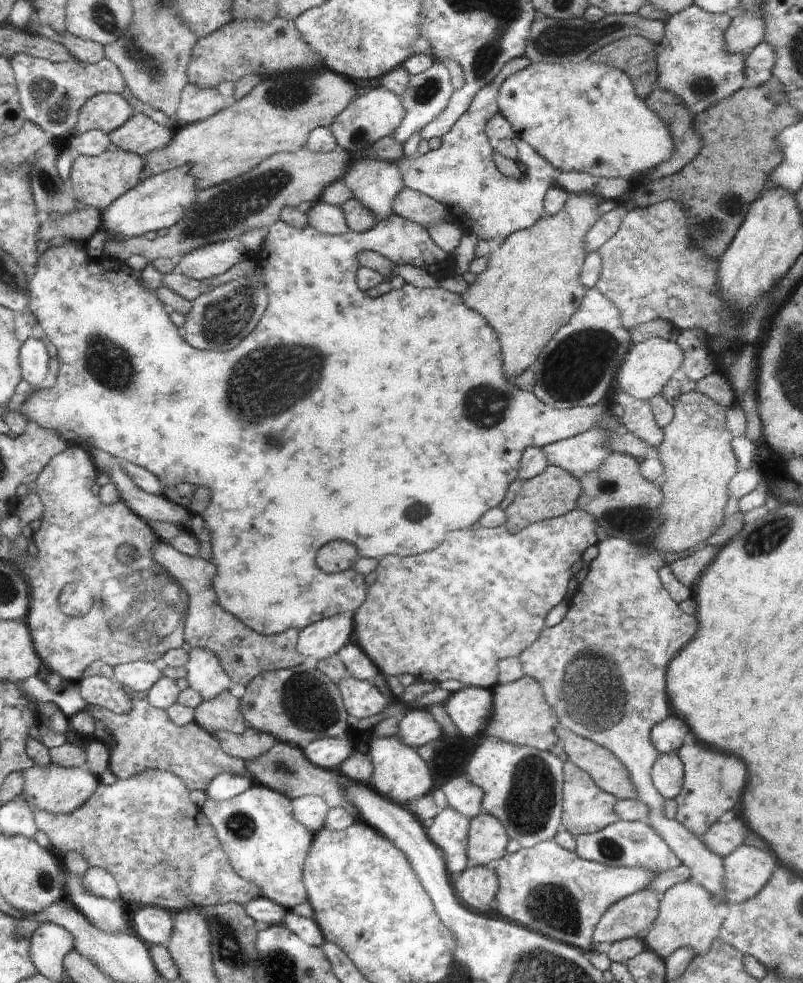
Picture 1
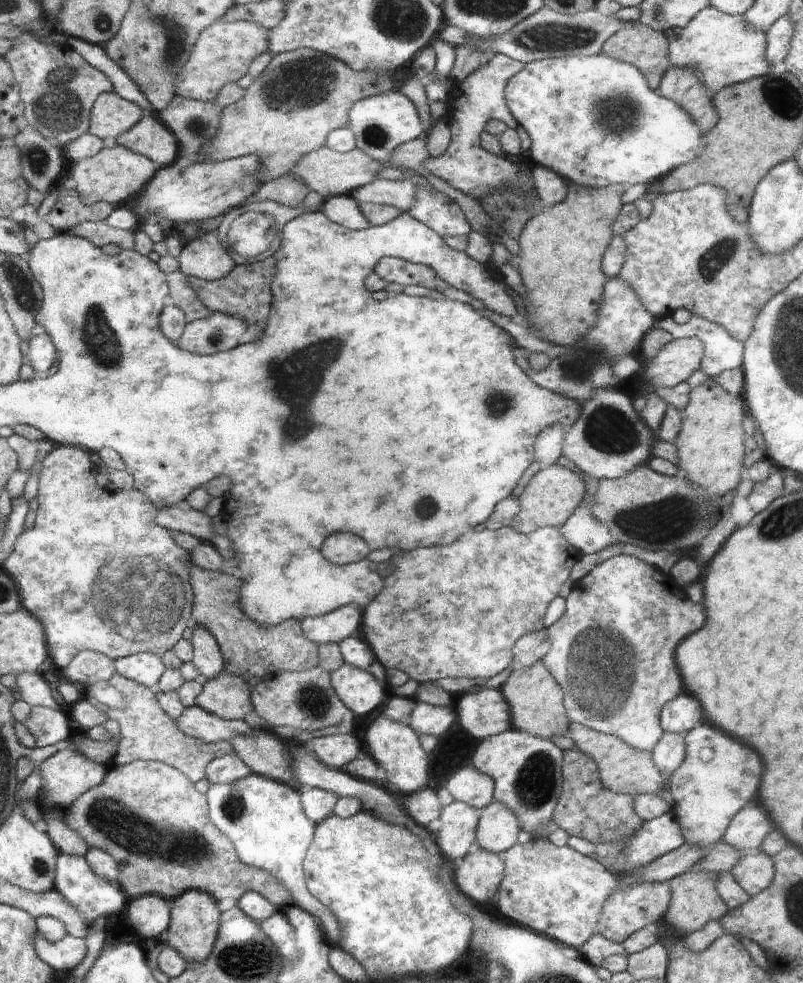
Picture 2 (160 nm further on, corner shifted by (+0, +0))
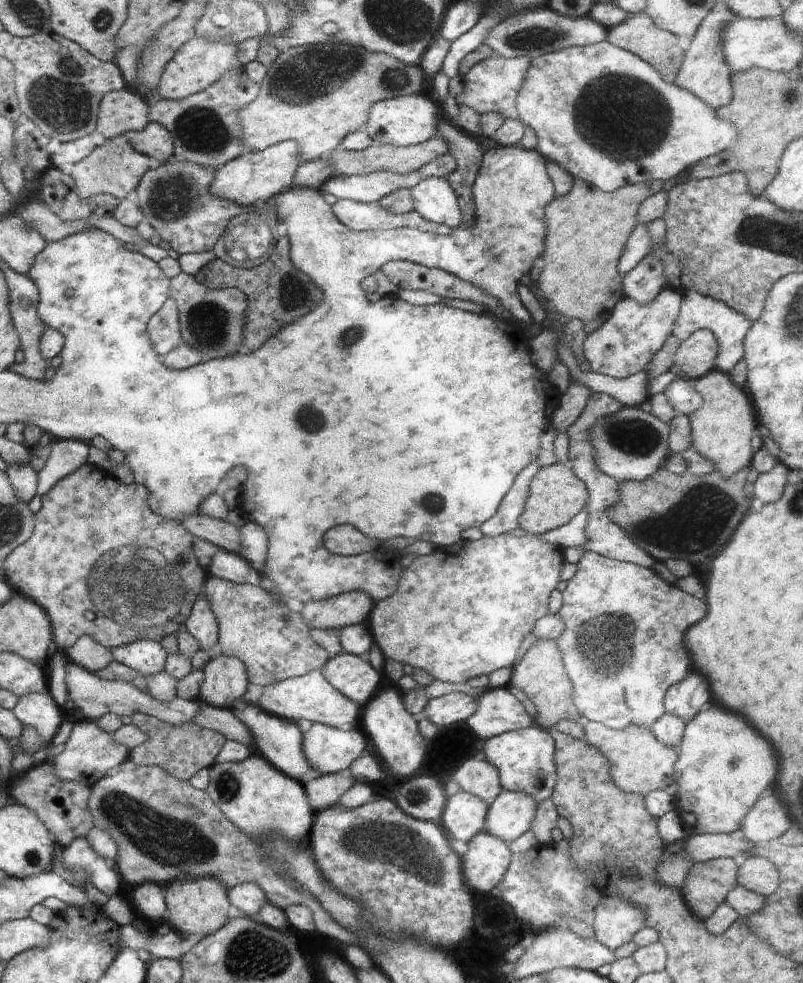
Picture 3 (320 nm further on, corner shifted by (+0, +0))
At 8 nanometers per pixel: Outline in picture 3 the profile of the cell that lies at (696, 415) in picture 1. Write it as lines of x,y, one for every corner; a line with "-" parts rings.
716,369
698,377
694,382
697,393
703,398
702,404
689,416
691,420
691,448
713,462
716,471
725,477
736,474
738,470
750,466
753,459
752,436
756,434
758,421
750,397
744,388
737,387
728,374

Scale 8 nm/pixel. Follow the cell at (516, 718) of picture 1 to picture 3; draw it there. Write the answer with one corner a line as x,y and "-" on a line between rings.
540,639
537,640
531,648
526,651
520,662
514,666
514,672
511,676
512,680
507,687
513,690
515,693
520,694
518,696
520,700
527,705
531,714
534,716
534,726
542,727
550,731
554,728
555,724
560,721
574,721
583,720
579,710
576,708
573,700
573,684
568,676
563,663
563,656
558,648
557,641
554,639

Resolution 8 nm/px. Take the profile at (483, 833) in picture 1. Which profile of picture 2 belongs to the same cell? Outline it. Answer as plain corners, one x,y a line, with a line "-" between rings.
493,801
480,811
475,847
492,854
504,853
518,842
522,826
512,810

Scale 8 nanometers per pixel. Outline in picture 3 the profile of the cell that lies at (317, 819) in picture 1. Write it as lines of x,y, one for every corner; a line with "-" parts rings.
340,773
322,775
304,782
304,790
309,805
314,812
339,804
340,797
356,782
353,777
343,777

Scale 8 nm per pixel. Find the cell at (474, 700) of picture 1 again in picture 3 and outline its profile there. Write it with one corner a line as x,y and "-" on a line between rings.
509,687
488,688
484,694
476,696
477,707
466,722
482,740
502,733
534,726
533,718
524,704

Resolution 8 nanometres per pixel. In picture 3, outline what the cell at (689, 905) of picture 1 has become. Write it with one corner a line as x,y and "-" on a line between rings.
728,857
694,862
680,889
694,915
704,921
725,902
729,890
737,885
737,868

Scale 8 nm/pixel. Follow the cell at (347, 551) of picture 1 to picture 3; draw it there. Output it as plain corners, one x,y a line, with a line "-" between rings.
334,526
324,534
324,546
331,553
340,555
360,554
361,552
377,551
381,542
376,539
366,538
354,526

